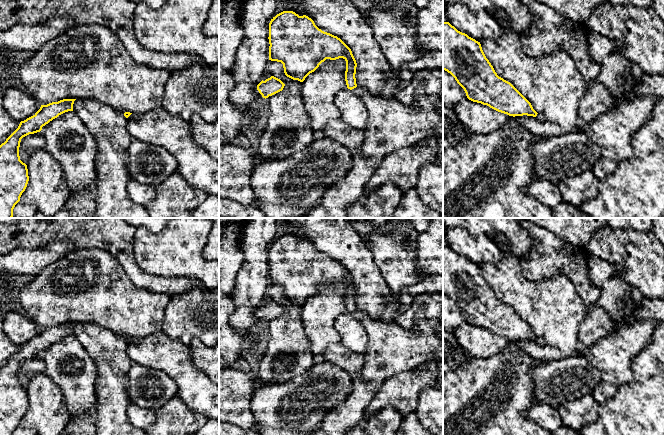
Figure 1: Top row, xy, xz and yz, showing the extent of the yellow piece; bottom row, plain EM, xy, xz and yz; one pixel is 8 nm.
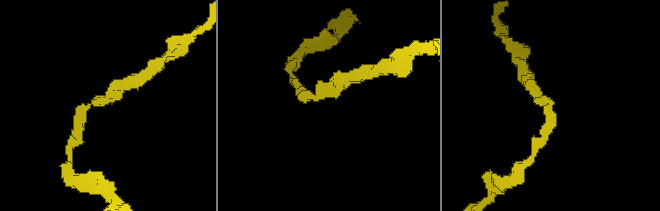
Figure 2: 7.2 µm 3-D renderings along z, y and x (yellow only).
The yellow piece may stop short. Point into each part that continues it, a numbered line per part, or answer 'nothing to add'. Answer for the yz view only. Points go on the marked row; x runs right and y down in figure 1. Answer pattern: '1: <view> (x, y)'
nothing to add

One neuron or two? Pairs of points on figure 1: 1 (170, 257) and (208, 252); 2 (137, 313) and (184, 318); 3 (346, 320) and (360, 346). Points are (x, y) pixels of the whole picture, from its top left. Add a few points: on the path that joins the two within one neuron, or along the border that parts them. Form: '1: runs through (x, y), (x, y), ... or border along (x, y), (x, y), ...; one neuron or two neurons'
1: border along (208, 236), (203, 250), (203, 255), (208, 260); two neurons
2: border along (171, 297), (165, 310), (161, 330); two neurons
3: runs through (347, 326), (356, 340); one neuron

